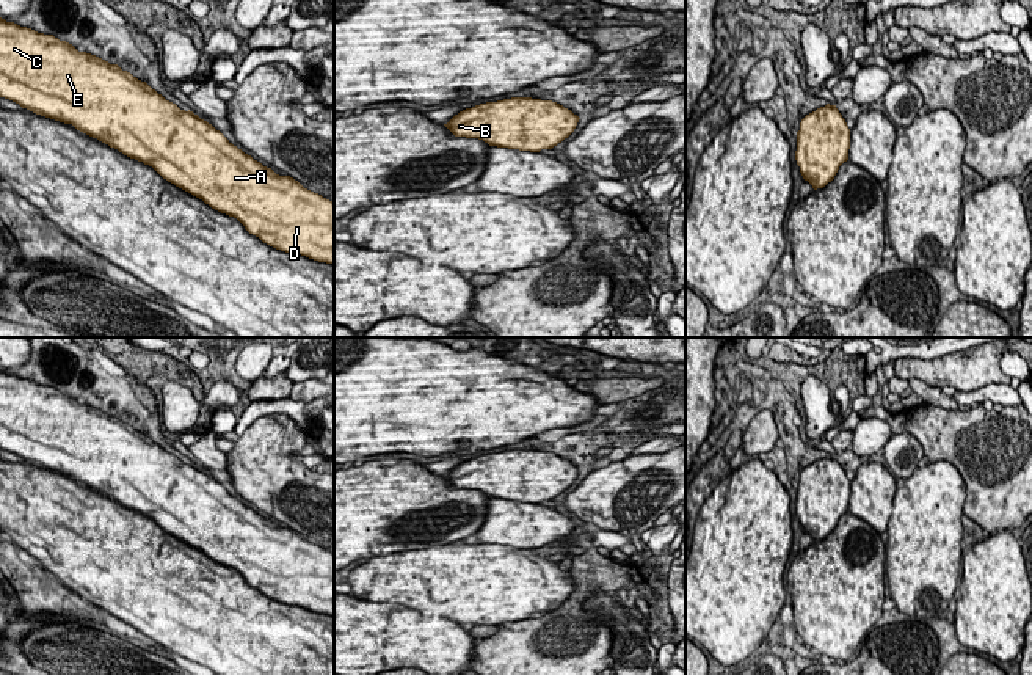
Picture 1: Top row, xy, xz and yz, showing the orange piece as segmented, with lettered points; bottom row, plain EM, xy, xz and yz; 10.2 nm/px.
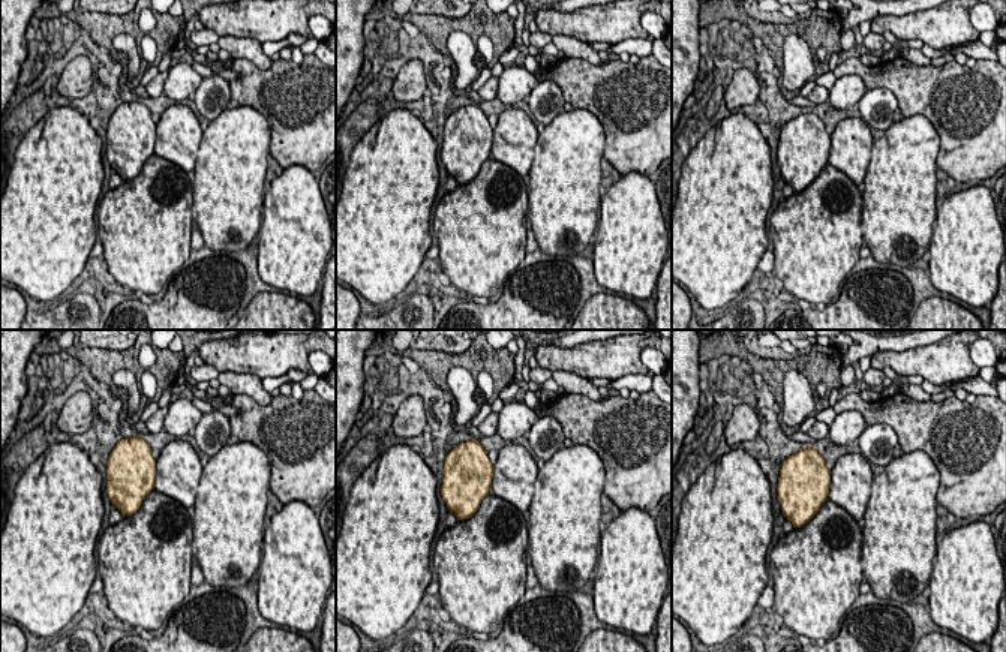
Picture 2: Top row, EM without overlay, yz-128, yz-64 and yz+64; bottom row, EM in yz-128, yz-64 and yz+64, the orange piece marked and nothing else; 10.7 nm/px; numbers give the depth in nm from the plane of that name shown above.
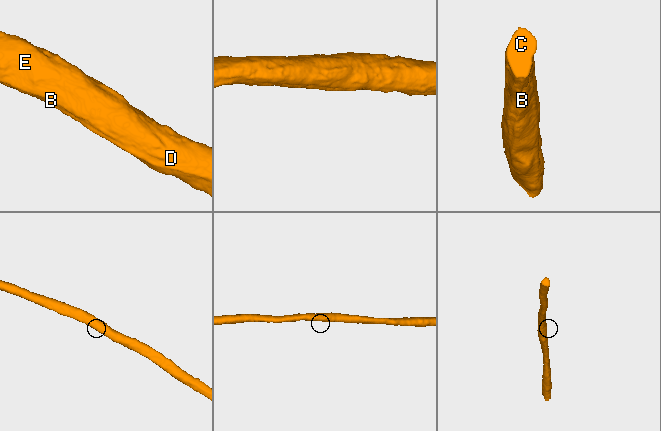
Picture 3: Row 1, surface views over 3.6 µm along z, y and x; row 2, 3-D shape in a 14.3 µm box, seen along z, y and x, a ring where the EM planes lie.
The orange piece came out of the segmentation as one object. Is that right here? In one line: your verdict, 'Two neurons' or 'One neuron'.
One neuron

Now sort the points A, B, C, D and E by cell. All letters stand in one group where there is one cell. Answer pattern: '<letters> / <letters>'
A B C D E

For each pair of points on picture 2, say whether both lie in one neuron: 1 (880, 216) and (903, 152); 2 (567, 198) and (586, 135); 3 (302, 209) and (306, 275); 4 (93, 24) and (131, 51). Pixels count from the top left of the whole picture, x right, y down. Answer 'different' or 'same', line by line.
1: same
2: same
3: same
4: different

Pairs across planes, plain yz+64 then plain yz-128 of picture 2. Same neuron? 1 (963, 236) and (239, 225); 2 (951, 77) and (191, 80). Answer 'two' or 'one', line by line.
1: two
2: two

